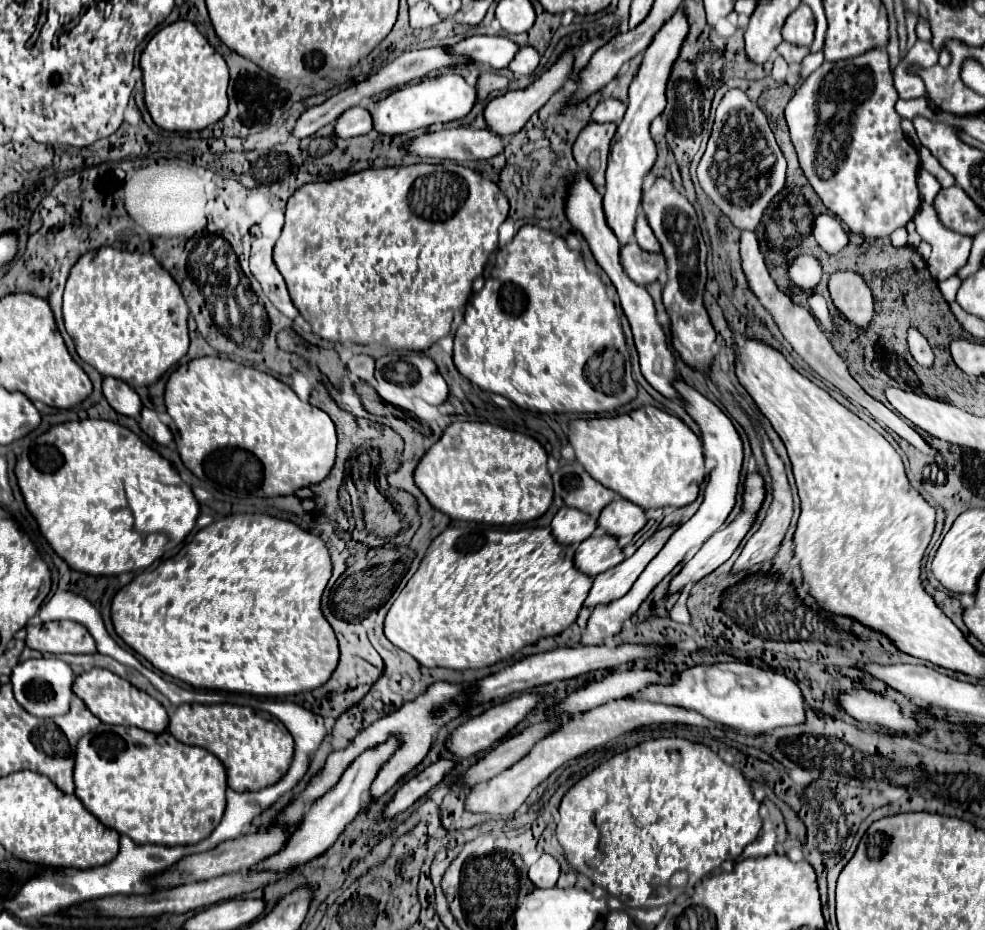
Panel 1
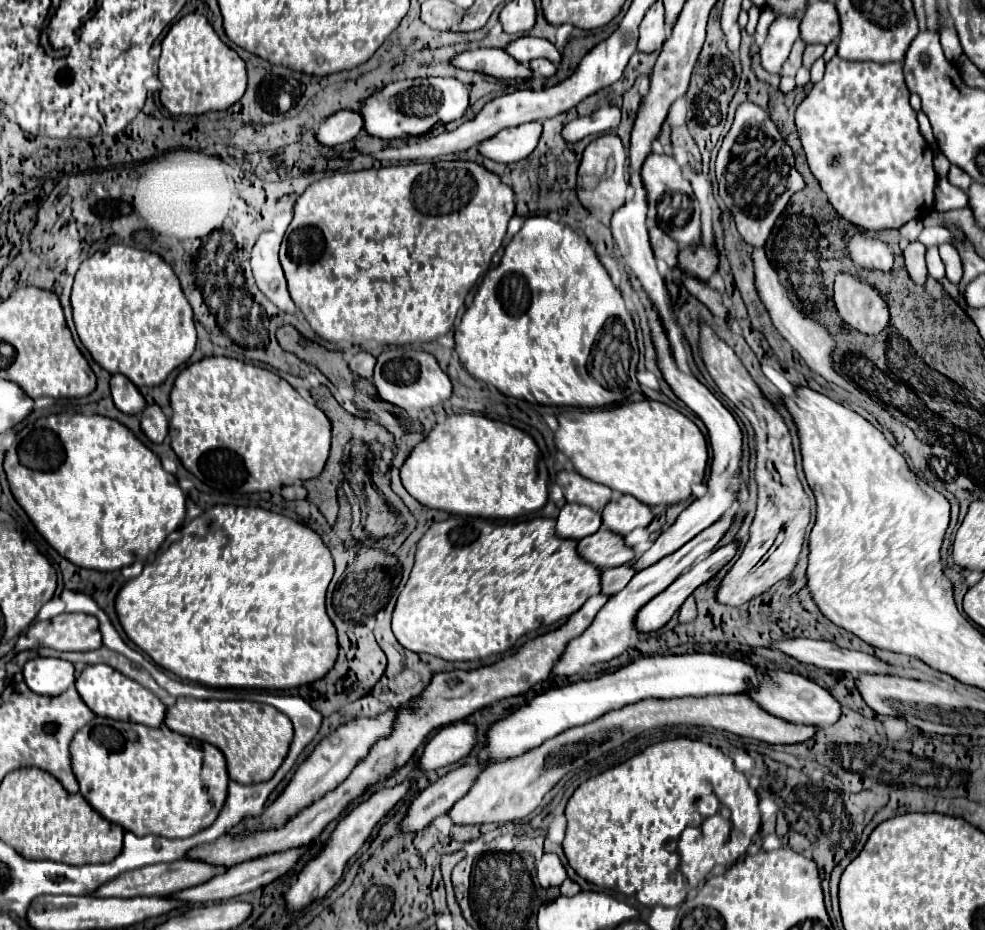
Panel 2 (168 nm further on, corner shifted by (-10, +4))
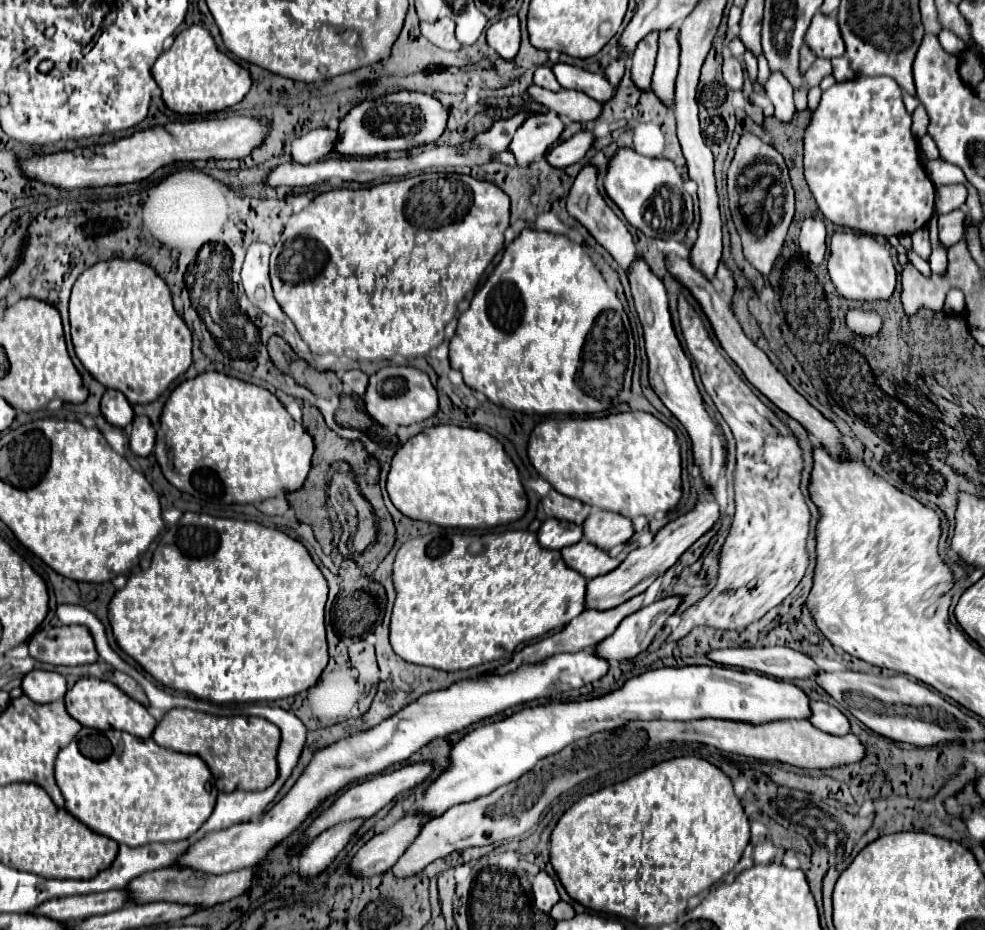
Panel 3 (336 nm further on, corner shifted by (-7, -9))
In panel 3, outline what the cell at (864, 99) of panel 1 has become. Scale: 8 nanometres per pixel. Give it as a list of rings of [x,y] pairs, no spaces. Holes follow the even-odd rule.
[[[858,75],[844,83],[834,83],[822,93],[820,105],[812,111],[812,119],[804,131],[804,175],[828,221],[882,237],[910,235],[930,221],[936,189],[920,163],[918,141],[910,125],[912,117],[904,107],[902,89],[890,77]]]

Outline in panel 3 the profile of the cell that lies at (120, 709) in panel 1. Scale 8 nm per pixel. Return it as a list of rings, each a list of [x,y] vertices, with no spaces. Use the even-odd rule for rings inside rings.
[[[78,679],[72,689],[64,695],[64,703],[68,713],[82,725],[94,729],[118,729],[126,733],[134,733],[136,737],[150,737],[156,727],[154,717],[146,711],[144,705],[130,699],[124,691],[120,691],[110,681],[102,679]]]

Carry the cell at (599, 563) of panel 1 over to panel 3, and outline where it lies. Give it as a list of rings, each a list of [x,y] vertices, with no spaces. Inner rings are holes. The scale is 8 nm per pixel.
[[[578,541],[576,545],[564,547],[562,557],[568,567],[584,575],[586,579],[594,579],[598,575],[606,575],[608,571],[620,565],[618,559],[612,559],[604,549],[592,545],[590,541]]]

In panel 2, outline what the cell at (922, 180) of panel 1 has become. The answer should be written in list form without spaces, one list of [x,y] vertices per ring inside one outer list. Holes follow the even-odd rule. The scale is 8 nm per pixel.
[[[939,178],[937,190],[935,190],[935,208],[941,212],[947,210],[957,210],[957,208],[965,208],[969,204],[969,198],[963,190],[959,188],[951,188],[951,184],[947,184],[945,178]]]

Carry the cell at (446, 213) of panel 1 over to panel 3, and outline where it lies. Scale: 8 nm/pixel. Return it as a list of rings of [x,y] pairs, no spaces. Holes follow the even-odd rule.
[[[422,173],[402,181],[390,181],[356,191],[347,188],[326,191],[314,197],[310,205],[304,207],[300,213],[292,215],[288,225],[284,227],[284,233],[280,237],[280,243],[284,243],[284,247],[276,249],[270,257],[270,279],[274,287],[274,297],[282,307],[282,311],[294,321],[296,329],[300,331],[312,353],[320,353],[320,355],[332,353],[332,355],[346,355],[350,359],[368,359],[368,361],[392,359],[394,355],[422,357],[444,341],[444,327],[456,317],[458,303],[464,299],[468,291],[474,291],[478,287],[486,267],[490,265],[494,255],[504,247],[504,231],[508,229],[508,219],[510,219],[510,199],[502,189],[498,189],[490,181],[478,181],[472,179],[470,175],[458,175],[458,173]]]

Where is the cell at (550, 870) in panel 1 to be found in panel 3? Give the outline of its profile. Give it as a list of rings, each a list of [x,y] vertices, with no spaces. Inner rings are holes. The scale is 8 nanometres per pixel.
[[[540,871],[532,881],[532,893],[534,893],[534,907],[548,914],[552,907],[558,903],[560,895],[556,889],[556,883],[546,871]]]

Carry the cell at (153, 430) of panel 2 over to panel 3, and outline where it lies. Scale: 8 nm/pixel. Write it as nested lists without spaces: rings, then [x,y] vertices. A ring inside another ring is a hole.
[[[146,415],[134,417],[130,433],[130,449],[140,457],[148,457],[154,449],[154,443],[156,443],[156,429],[152,427],[150,419]]]

